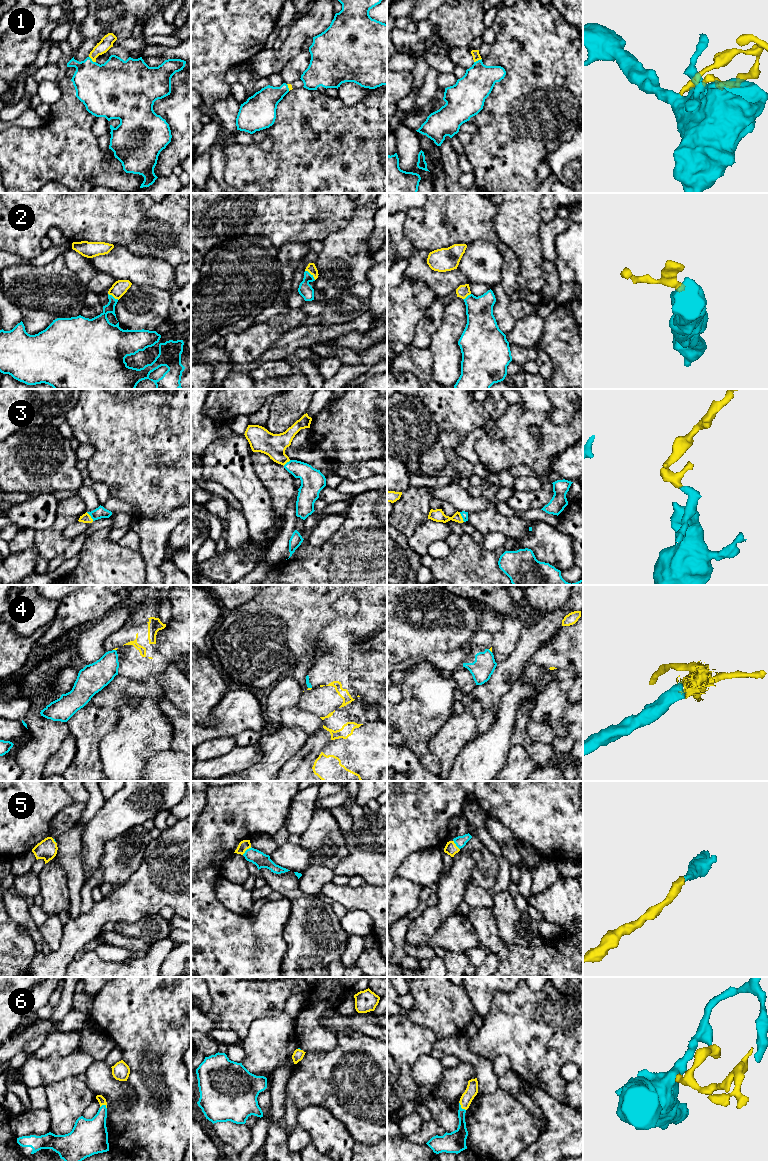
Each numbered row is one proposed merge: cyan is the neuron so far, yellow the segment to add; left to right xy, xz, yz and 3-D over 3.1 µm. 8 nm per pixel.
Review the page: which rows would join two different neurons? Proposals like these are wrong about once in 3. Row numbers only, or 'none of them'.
4

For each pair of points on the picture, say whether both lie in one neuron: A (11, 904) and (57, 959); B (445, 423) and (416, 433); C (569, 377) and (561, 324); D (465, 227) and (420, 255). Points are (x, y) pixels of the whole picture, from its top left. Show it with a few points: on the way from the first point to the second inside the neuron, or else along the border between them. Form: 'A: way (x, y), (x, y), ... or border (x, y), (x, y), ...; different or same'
A: border (50, 952), (42, 953); different
B: border (425, 405), (437, 428), (437, 438), (428, 448); different
C: way (569, 364), (569, 351), (562, 342), (561, 337); same
D: border (415, 249), (426, 249), (429, 252); different

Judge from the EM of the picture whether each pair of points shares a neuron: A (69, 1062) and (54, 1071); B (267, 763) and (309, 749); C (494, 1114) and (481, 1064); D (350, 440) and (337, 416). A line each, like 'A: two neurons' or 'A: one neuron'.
A: one neuron
B: two neurons
C: two neurons
D: one neuron

